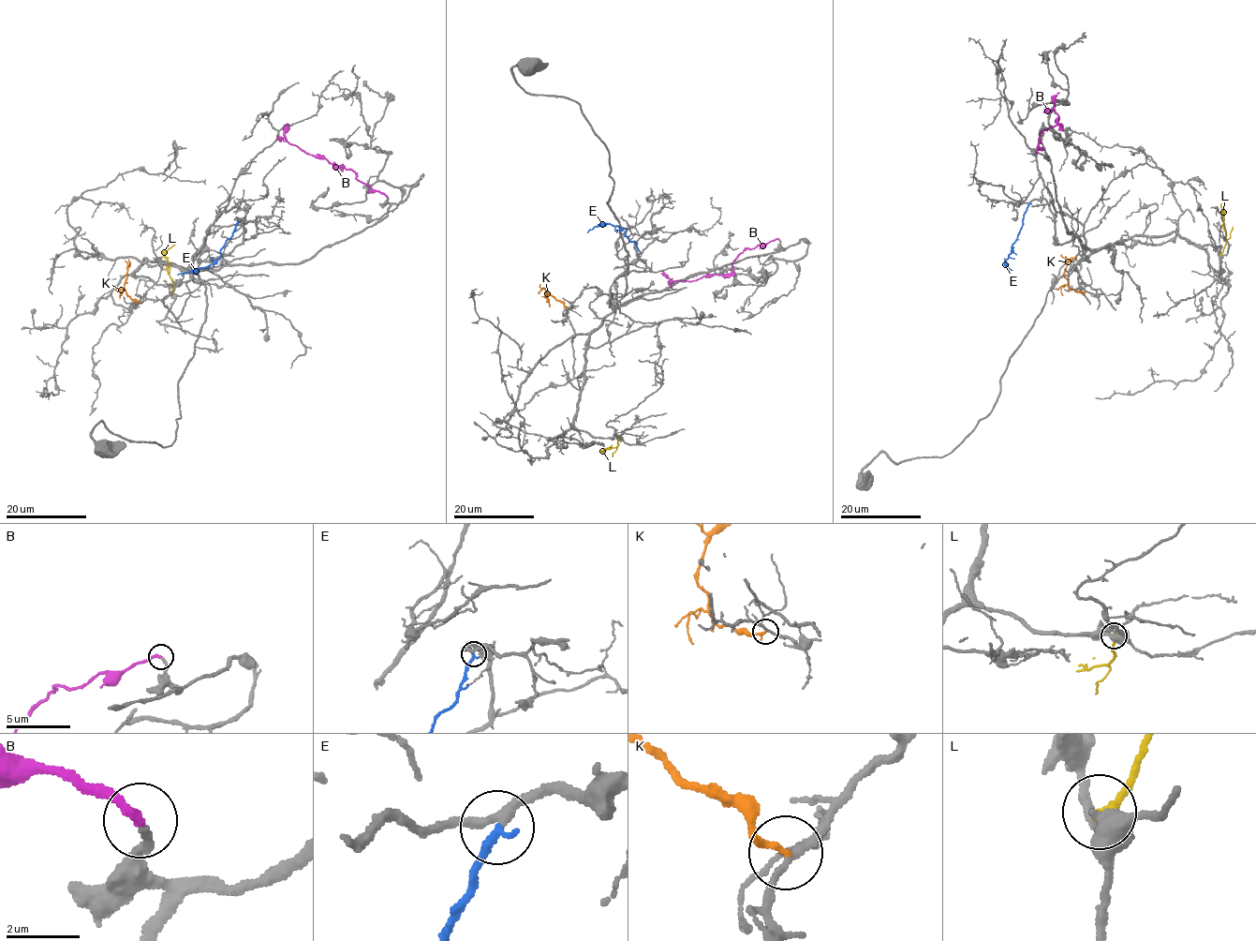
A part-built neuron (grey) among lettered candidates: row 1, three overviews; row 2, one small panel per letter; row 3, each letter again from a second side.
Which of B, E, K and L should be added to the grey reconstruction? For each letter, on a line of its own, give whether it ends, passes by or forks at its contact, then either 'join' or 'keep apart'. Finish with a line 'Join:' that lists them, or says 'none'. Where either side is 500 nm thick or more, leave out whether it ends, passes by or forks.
B: it ends; join
E: it ends; join
K: it ends; keep apart
L: keep apart
Join: B, E

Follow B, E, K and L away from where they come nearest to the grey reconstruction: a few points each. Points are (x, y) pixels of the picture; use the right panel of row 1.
B: (1038, 152), (1039, 135), (1054, 126), (1058, 127), (1054, 97), (1059, 93)
E: (1029, 203), (1005, 261), (1007, 268), (1012, 270)
K: (1086, 291), (1071, 290), (1064, 276), (1064, 269), (1076, 255)
L: (1219, 254), (1226, 242), (1220, 203)

